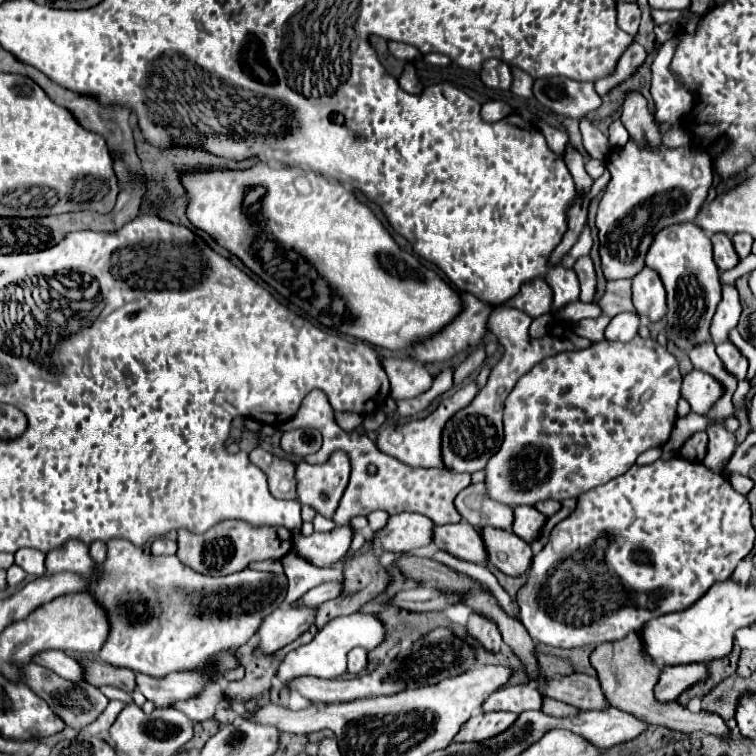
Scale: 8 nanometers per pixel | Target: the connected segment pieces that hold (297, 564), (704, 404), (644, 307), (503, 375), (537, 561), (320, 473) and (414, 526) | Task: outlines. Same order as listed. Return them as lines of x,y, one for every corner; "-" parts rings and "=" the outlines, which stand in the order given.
289,553
281,559
285,575
289,579
289,591
285,597
285,603
291,605
297,599
301,599
309,589
313,589
319,583
325,583
327,579
343,579
343,573
339,569
331,571
319,571
317,567
311,567
303,557
=
693,369
683,377
681,397
687,399
693,413
705,415
715,405
715,399
719,399
719,383
711,375
=
649,267
633,279
633,307
639,317
647,317
649,321
659,321
667,311
665,287
=
499,306
499,311
493,311
489,315
488,330
497,337
499,343
505,347
505,353
501,361
493,367
487,385
477,393
477,397
463,409
459,409
443,427
441,435
441,457
443,465
455,473
475,473
479,469
485,469
487,461
499,451
503,443
503,403
509,395
509,391
515,387
519,377
523,377
533,365
539,361
553,357
563,351
573,351
573,349
585,349
593,345
589,339
583,339
575,333
573,325
565,321
555,321
557,325
549,327
549,333
541,339
531,339
529,337
529,327
532,318
513,307
=
673,455
669,459
657,459
651,465
633,465
625,475
619,479
613,479
611,483
599,485
583,495
577,497
575,511
565,517
561,523
557,523
549,535
549,541
545,547
533,555
531,567
527,571
527,583
517,593
517,605
519,605
519,621
525,625
529,635
545,645
561,647
561,649
573,649
573,647
585,647
585,645
599,645
609,643
627,637
629,633
639,633
643,625
659,615
667,615
673,611
683,611
691,607
699,597
707,593
707,589
723,579
729,579
737,567
737,563
753,549
755,541
755,529
751,525
751,509
745,495
737,493
729,479
725,475
713,473
703,463
691,463
689,459
683,459
681,455
=
335,451
325,463
297,465
297,495
301,505
311,505
317,513
331,519
343,489
349,483
351,463
345,451
=
415,513
391,515
387,525
373,533
371,549
381,549
383,553
411,553
433,539
433,523

